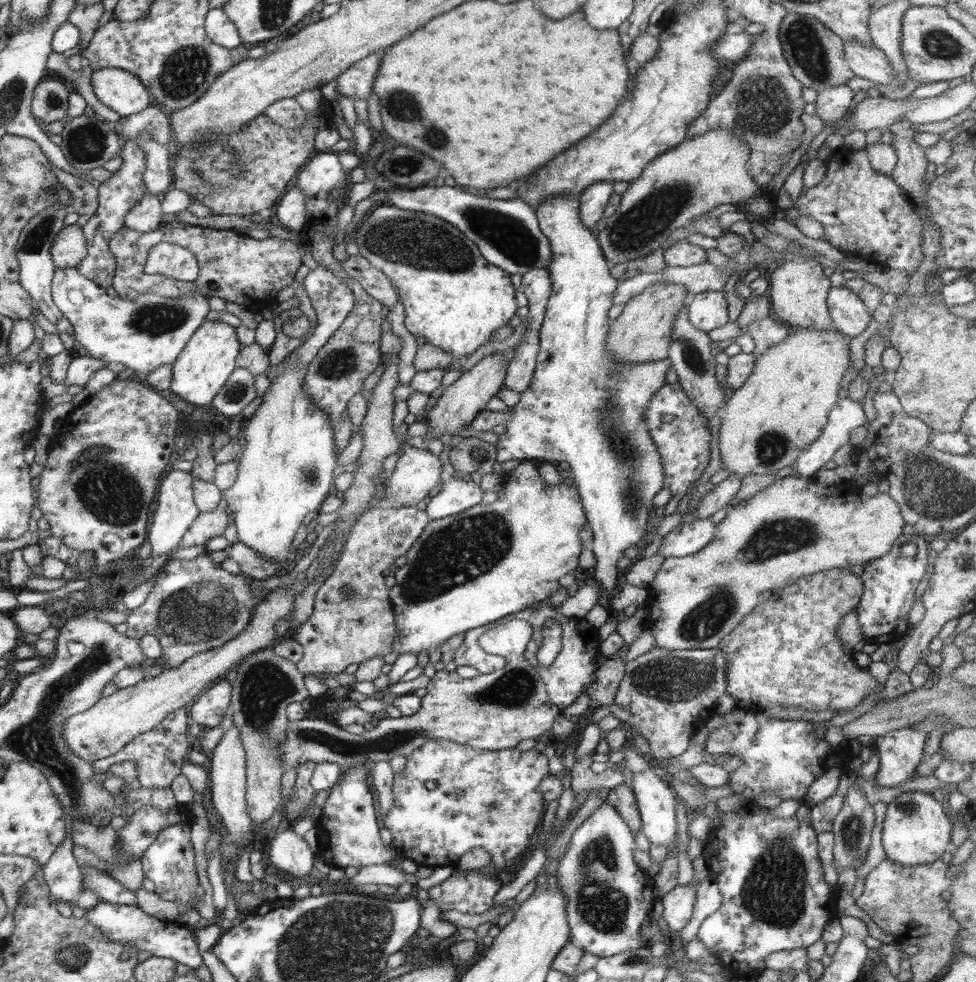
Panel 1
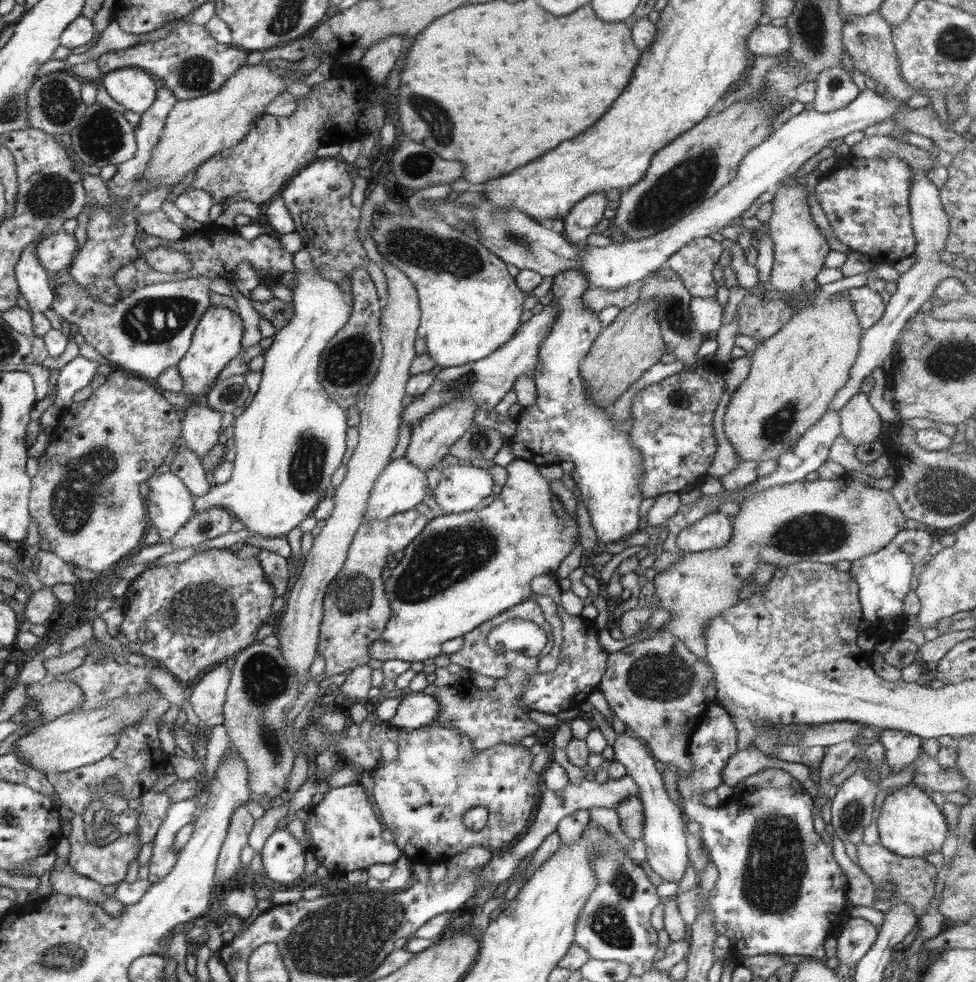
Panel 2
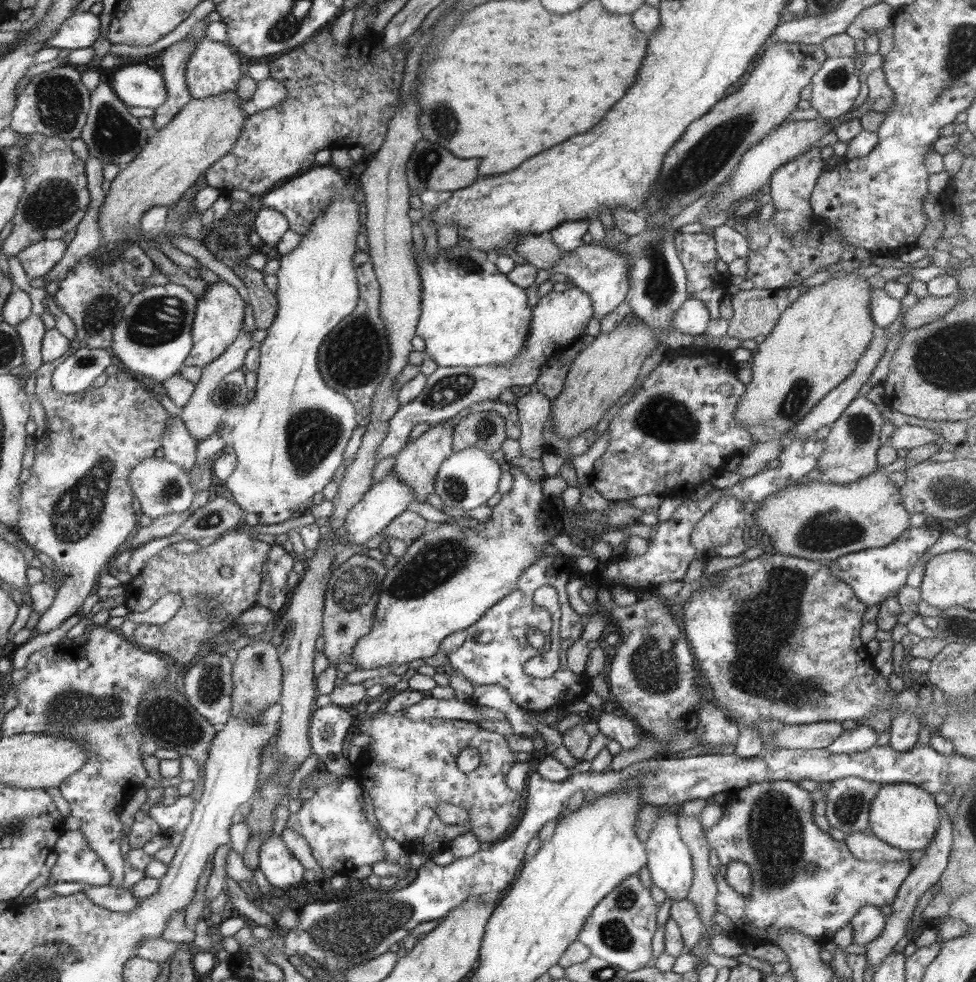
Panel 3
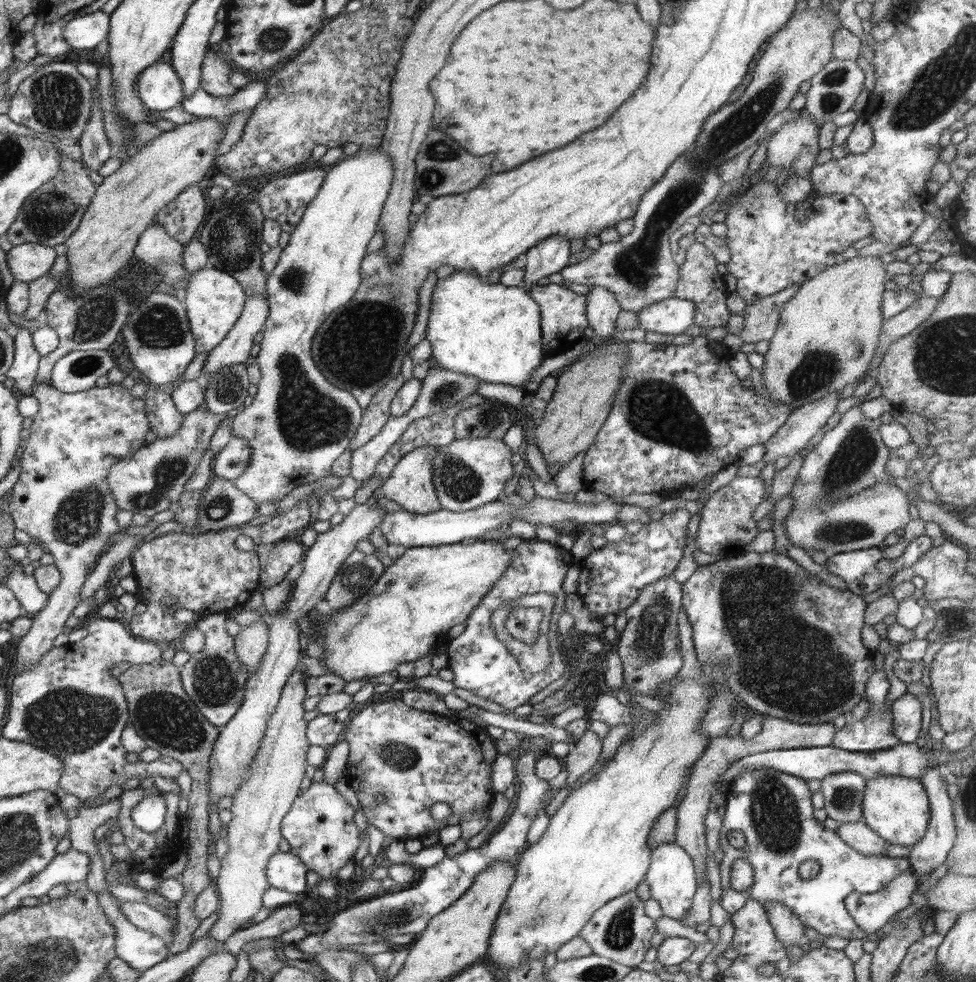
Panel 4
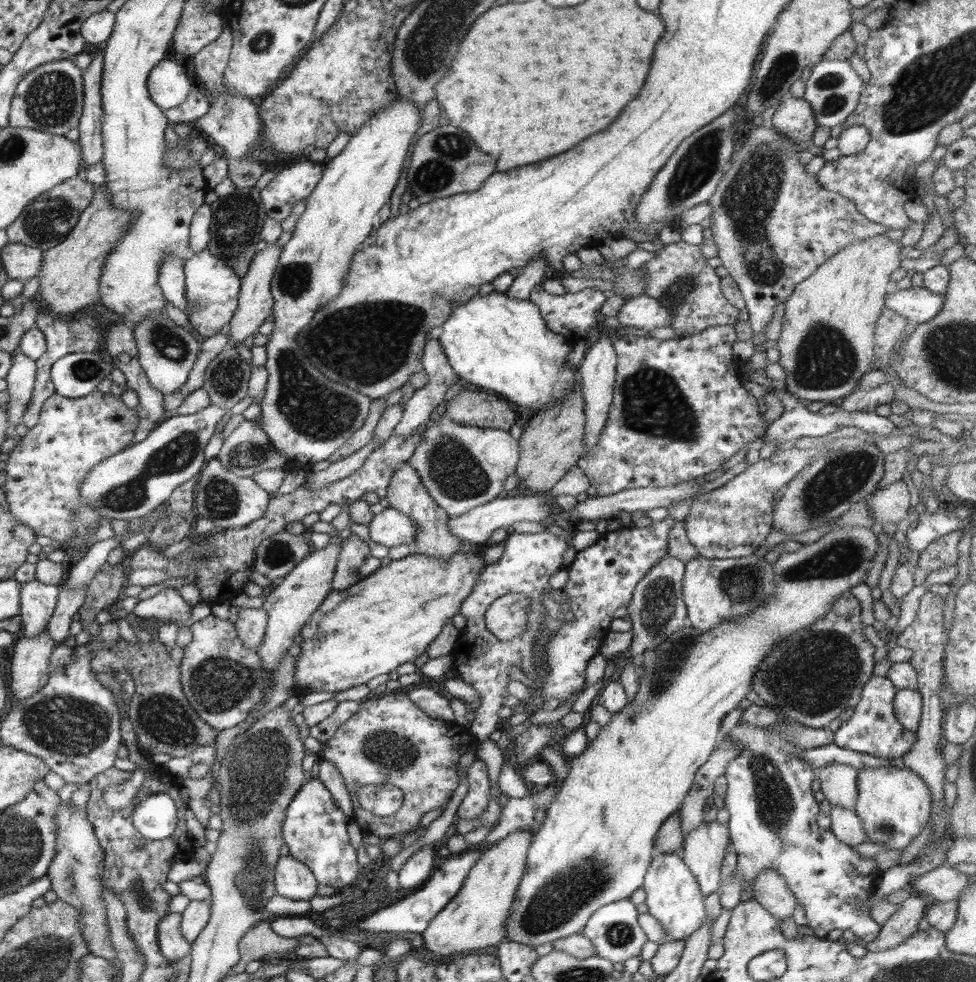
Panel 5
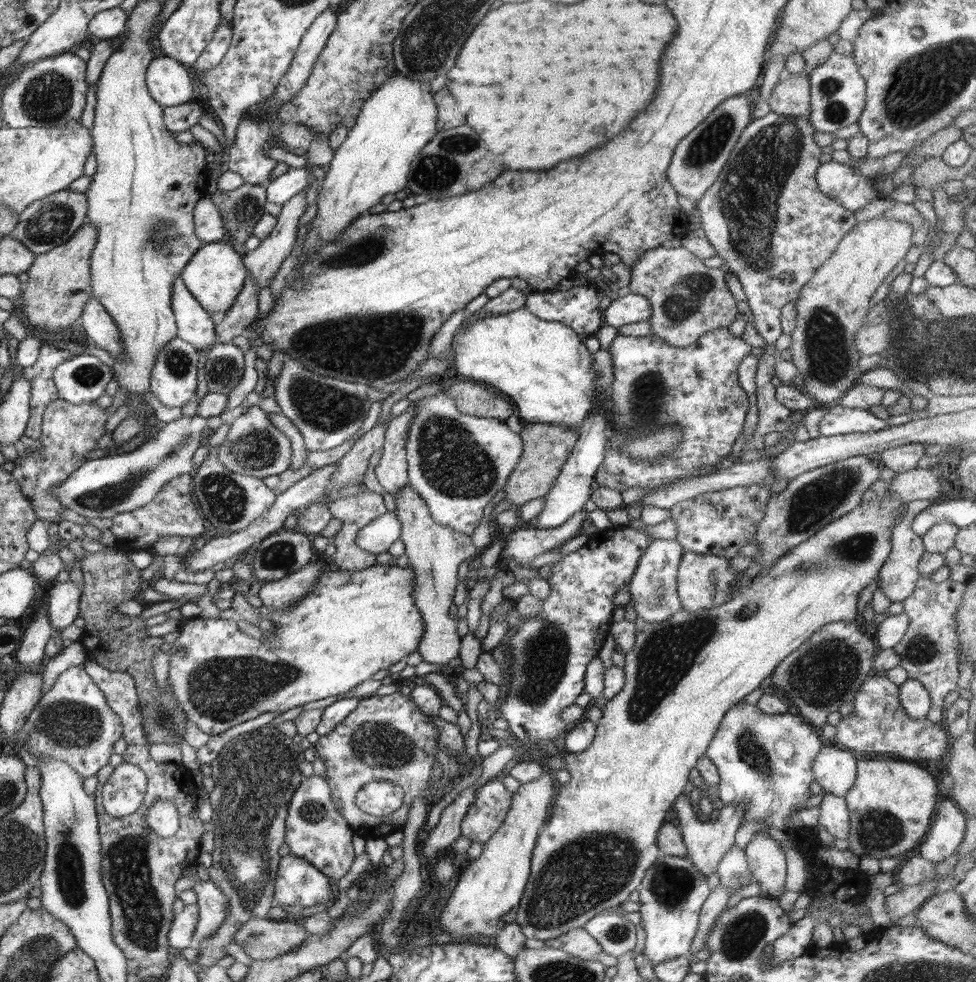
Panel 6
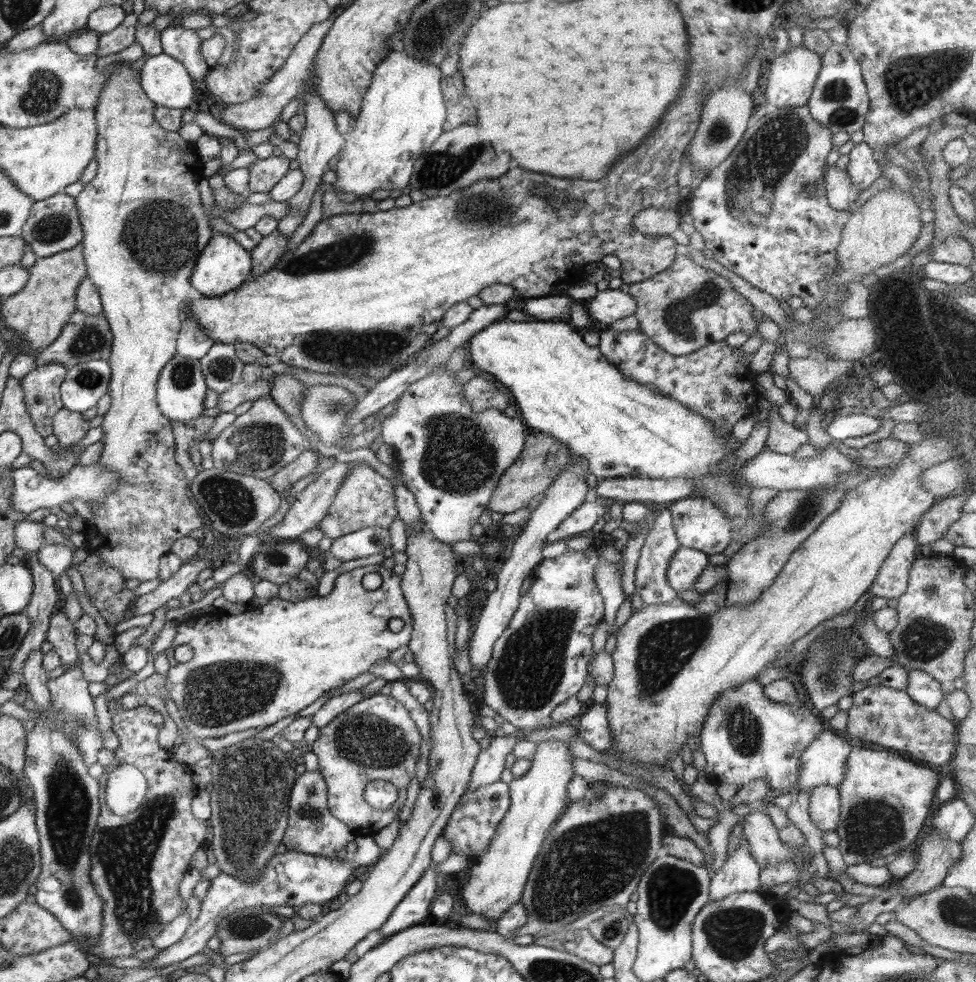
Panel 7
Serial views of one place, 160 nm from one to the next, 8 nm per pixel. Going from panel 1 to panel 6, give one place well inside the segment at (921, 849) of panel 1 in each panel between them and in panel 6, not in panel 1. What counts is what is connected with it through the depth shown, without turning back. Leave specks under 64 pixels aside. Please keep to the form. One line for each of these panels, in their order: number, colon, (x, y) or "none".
2: (910, 824)
3: (905, 816)
4: (896, 808)
5: (894, 804)
6: (892, 803)

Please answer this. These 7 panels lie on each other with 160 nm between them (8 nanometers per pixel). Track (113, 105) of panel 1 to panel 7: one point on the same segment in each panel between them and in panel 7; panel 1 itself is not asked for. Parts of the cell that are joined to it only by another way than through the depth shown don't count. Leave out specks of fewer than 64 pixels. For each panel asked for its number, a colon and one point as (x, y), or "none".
2: (134, 89)
3: (139, 85)
4: (159, 87)
5: (168, 84)
6: (168, 81)
7: (164, 78)

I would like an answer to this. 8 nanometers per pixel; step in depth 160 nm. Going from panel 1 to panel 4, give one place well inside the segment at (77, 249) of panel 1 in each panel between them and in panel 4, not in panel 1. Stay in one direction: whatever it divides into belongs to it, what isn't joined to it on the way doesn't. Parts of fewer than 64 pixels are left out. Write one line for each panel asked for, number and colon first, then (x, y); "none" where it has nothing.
2: (57, 251)
3: (39, 259)
4: (28, 262)

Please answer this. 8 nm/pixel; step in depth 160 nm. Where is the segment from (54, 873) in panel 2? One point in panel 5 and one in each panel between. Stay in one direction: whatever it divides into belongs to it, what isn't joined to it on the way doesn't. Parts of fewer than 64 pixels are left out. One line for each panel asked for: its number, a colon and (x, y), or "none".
3: (118, 899)
4: (145, 917)
5: (173, 945)

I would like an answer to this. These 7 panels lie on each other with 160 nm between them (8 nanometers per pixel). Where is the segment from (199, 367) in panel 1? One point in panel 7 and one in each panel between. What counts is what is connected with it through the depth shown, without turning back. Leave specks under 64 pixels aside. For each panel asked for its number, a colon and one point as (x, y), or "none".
2: (217, 341)
3: (218, 321)
4: (214, 300)
5: (211, 288)
6: (216, 274)
7: (223, 265)

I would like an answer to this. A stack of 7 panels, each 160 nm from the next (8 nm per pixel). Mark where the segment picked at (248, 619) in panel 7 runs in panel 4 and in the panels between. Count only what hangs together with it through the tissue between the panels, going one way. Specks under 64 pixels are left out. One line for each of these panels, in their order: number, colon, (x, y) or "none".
4: (407, 615)
5: (391, 617)
6: (352, 624)

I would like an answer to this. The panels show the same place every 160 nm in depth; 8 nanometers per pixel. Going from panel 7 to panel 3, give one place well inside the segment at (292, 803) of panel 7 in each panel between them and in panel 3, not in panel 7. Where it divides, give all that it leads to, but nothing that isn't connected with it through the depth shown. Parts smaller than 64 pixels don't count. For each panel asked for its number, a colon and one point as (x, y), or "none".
3: (334, 825)
4: (320, 828)
5: (314, 829)
6: (315, 831)

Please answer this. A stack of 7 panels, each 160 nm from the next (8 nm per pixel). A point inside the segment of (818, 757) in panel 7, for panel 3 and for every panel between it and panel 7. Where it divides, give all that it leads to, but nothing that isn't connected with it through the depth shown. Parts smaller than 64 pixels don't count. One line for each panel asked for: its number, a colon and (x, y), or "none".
3: (849, 799)
4: (843, 792)
5: (838, 782)
6: (834, 769)

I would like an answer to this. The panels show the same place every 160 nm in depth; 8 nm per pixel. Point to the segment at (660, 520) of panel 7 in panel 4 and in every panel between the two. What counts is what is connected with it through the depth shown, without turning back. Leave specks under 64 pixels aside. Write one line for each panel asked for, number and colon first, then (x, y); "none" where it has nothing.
4: (649, 650)
5: (657, 609)
6: (653, 588)

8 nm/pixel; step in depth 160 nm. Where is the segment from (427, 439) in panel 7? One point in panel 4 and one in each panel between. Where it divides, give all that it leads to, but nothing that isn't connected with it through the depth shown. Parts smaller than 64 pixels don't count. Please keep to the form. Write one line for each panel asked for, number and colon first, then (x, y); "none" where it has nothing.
4: (468, 473)
5: (462, 467)
6: (457, 462)

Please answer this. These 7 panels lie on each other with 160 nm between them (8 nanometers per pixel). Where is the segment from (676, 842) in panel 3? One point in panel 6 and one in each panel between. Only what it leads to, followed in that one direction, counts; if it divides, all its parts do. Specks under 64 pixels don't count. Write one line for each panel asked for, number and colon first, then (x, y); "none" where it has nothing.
4: (672, 879)
5: (673, 896)
6: (672, 892)

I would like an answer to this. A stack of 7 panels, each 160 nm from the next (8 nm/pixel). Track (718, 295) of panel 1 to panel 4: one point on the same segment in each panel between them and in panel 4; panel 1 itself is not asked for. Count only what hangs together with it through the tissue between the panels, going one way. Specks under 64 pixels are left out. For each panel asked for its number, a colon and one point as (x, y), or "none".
2: (707, 314)
3: (693, 317)
4: (674, 315)

